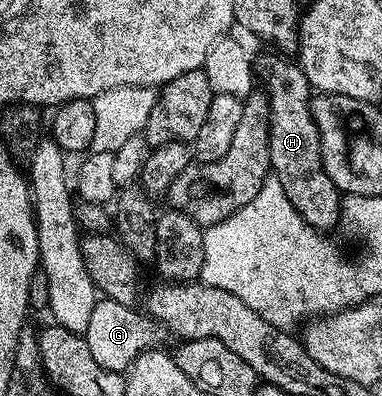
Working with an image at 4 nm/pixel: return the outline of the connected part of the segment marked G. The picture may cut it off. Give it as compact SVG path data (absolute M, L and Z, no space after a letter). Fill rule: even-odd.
M102 297L94 305L93 314L83 337L98 365L110 372L124 373L141 352L167 346L166 343L169 340L171 342L172 334L163 323L153 319L152 316L142 314L137 308Z

